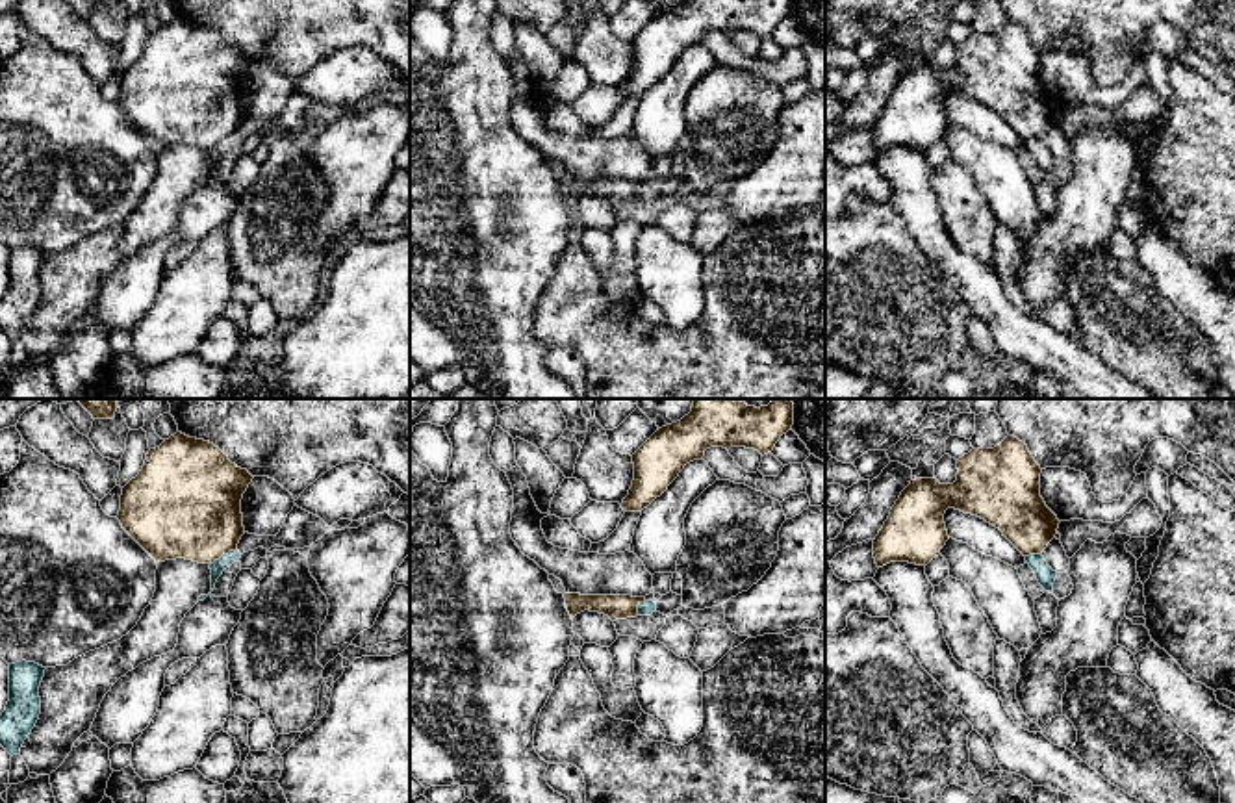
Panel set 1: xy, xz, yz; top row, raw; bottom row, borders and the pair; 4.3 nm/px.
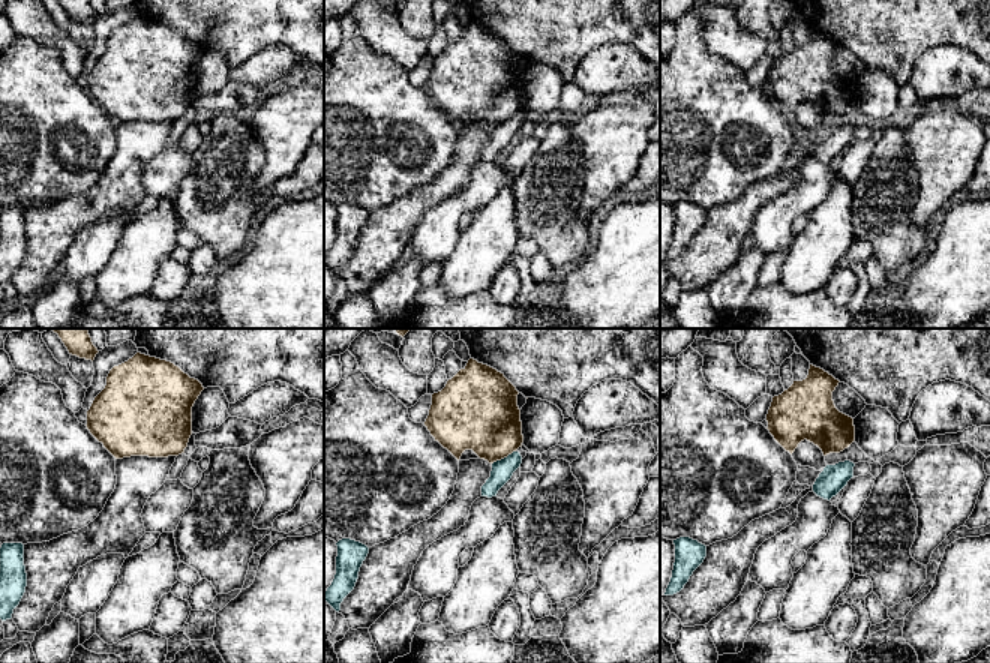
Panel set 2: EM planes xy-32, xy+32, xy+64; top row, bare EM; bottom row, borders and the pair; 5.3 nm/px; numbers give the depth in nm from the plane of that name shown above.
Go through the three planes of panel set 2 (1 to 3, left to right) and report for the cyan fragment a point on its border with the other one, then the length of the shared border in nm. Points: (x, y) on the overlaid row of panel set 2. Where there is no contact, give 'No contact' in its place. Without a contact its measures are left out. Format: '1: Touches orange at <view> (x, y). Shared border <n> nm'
1: No contact
2: Touches orange at xy+32 (503, 458). Shared border 150 nm
3: No contact

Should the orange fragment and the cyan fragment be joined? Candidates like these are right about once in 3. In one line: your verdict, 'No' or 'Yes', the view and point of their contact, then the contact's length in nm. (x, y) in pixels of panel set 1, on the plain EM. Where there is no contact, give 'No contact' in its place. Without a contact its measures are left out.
No. Touches orange at xy (223, 138). Shared border 140 nm

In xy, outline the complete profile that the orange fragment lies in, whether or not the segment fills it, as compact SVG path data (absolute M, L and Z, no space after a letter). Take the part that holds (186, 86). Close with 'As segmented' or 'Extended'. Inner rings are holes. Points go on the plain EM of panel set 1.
M176 17L159 32L148 35L139 59L122 72L117 104L156 147L185 143L213 148L223 139L236 135L245 119L241 83L252 63L247 54L232 48L213 28Z. As segmented

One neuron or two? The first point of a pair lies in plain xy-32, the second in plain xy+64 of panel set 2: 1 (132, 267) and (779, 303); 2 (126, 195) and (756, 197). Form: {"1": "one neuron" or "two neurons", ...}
{"1": "two neurons", "2": "one neuron"}

